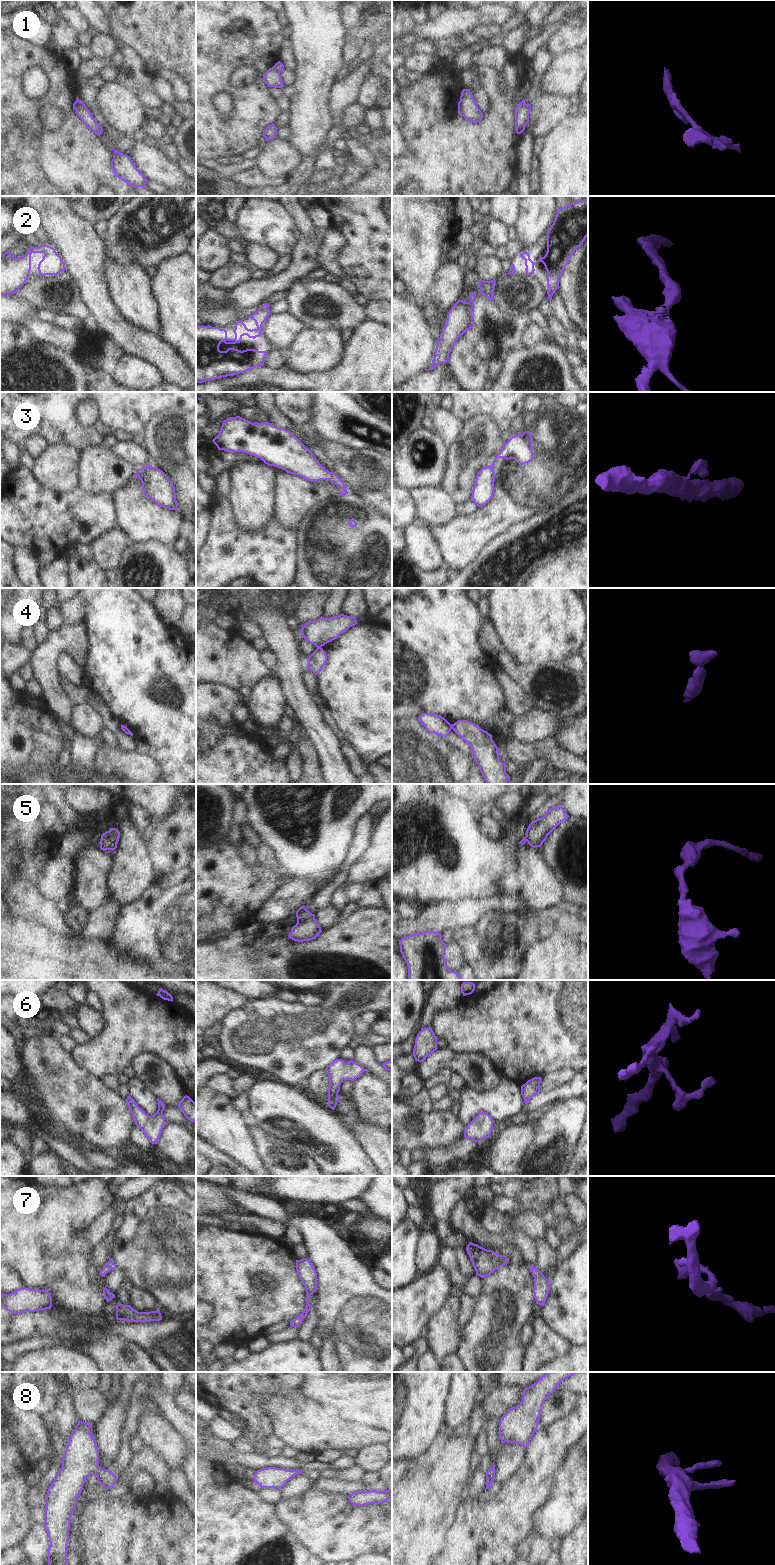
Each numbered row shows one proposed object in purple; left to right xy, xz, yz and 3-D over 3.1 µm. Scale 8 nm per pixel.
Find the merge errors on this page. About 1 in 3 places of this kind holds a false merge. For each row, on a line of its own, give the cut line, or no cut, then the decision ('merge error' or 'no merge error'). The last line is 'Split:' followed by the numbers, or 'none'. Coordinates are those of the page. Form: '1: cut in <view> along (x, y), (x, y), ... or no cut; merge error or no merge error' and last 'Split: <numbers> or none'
1: cut in xz along (272, 67), (279, 73); merge error
2: no cut; no merge error
3: cut in xz along (344, 490), (346, 492); merge error
4: cut in xz along (317, 647), (320, 648); merge error
5: no cut; no merge error
6: no cut; no merge error
7: no cut; no merge error
8: no cut; no merge error
Split: 1, 3, 4

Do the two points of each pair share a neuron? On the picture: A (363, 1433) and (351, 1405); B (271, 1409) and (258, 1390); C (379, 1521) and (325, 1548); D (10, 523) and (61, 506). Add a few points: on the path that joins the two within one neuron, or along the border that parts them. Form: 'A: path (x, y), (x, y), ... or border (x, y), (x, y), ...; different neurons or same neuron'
A: border (338, 1417), (351, 1423), (381, 1430); different neurons
B: border (288, 1393), (273, 1395), (262, 1405), (270, 1425); different neurons
C: path (366, 1529), (342, 1531), (338, 1535); same neuron
D: path (23, 516), (48, 516); same neuron

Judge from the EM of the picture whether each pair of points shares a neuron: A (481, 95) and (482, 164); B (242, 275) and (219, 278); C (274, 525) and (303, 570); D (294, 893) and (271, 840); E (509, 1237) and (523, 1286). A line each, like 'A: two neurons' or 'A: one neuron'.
A: two neurons
B: one neuron
C: two neurons
D: two neurons
E: two neurons

